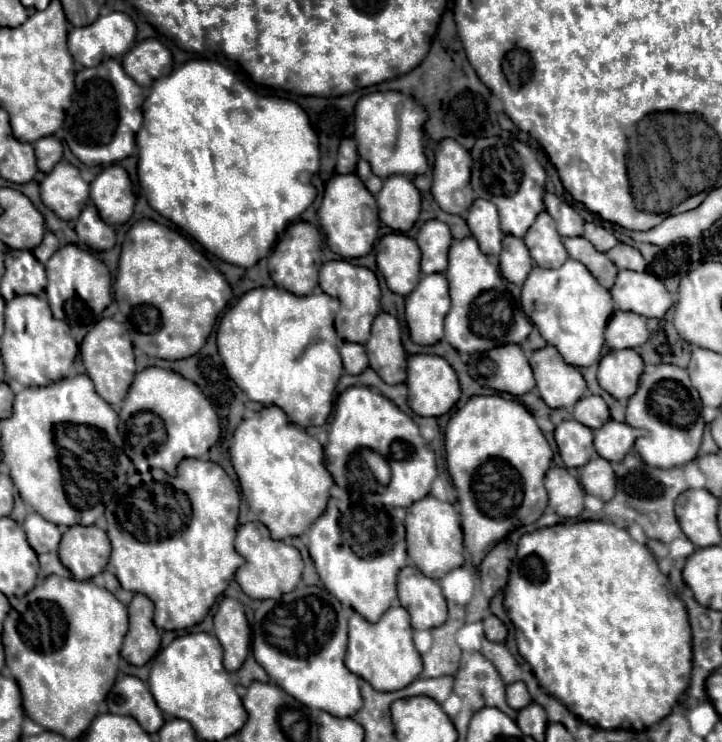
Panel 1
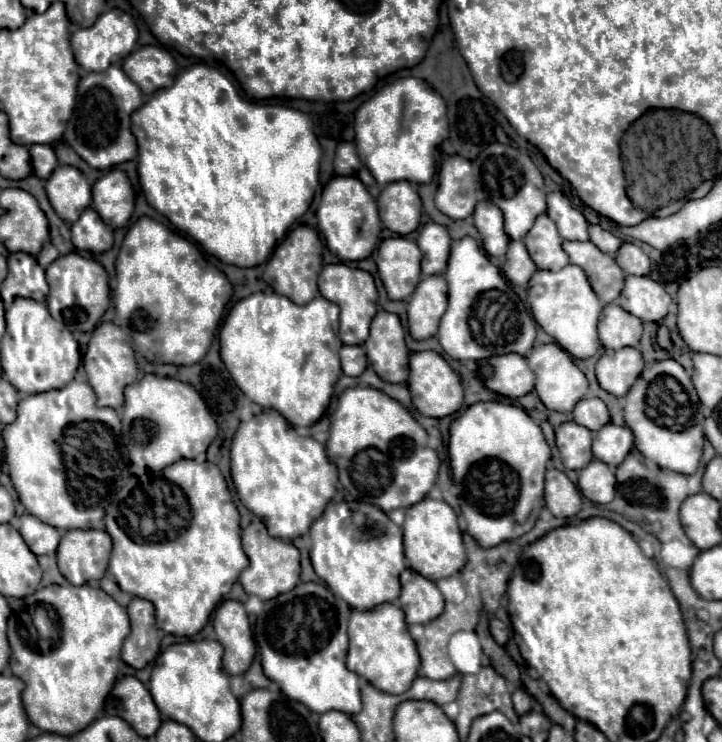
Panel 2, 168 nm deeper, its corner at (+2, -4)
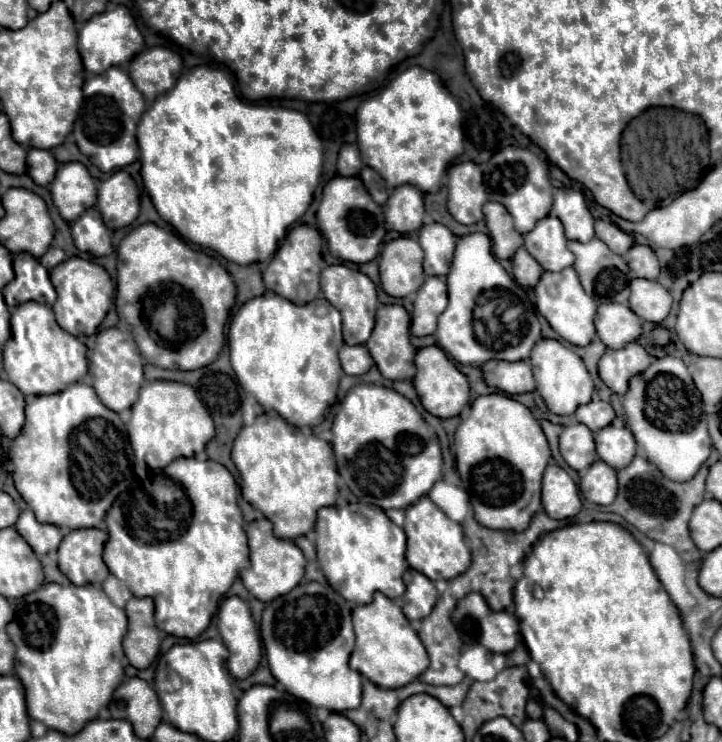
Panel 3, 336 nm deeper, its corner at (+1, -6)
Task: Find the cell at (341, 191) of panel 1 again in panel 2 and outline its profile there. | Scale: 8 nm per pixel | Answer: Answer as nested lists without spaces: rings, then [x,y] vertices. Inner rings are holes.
[[[333,177],[324,186],[317,219],[317,227],[325,237],[329,251],[341,261],[359,261],[373,253],[381,233],[381,221],[377,215],[375,199],[367,193],[365,185],[357,177]]]

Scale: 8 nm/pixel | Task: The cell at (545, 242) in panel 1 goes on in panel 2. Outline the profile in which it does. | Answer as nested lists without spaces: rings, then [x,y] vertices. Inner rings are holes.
[[[539,215],[535,219],[535,225],[529,229],[523,241],[539,269],[559,271],[569,263],[569,257],[561,249],[563,239],[559,237],[555,223],[547,215]]]

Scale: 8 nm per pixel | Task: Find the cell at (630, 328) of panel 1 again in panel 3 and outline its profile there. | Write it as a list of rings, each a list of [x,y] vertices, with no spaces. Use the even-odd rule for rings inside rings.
[[[624,303],[600,305],[594,325],[600,341],[610,349],[622,349],[642,333],[642,319]]]

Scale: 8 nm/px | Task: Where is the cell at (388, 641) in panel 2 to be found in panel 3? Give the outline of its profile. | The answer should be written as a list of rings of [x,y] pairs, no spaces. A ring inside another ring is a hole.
[[[374,593],[372,603],[356,605],[352,609],[356,647],[350,657],[350,667],[360,671],[364,677],[374,681],[378,687],[396,689],[414,681],[428,667],[426,649],[404,617],[402,609],[382,593]]]

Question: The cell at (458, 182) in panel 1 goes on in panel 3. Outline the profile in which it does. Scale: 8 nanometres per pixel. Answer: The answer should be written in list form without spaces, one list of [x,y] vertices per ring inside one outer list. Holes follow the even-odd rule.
[[[472,161],[453,164],[448,169],[448,211],[458,223],[472,225],[484,219],[482,207],[488,199],[482,169]]]

